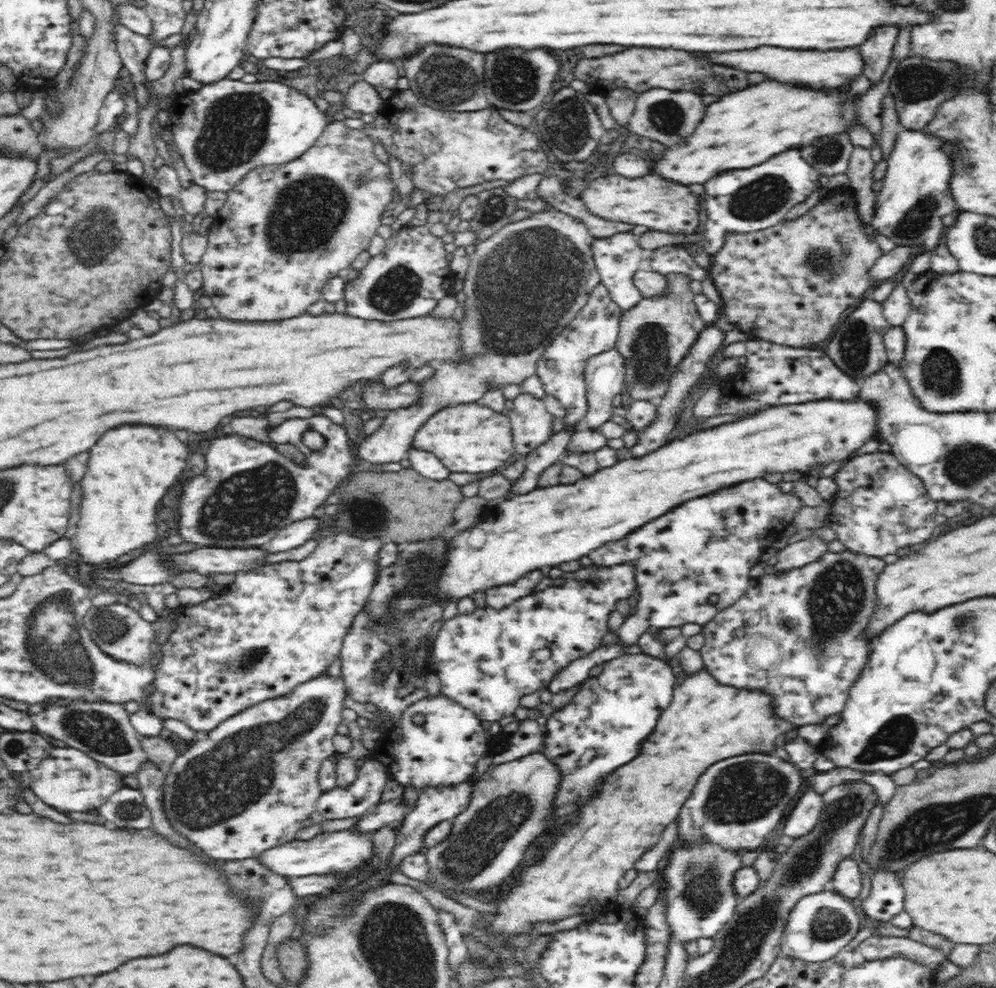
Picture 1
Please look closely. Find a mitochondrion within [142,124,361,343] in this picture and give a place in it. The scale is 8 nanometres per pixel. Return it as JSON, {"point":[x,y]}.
{"point":[305,216]}

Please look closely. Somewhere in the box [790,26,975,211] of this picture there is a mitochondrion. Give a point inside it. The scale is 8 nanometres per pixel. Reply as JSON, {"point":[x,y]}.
{"point":[916,82]}

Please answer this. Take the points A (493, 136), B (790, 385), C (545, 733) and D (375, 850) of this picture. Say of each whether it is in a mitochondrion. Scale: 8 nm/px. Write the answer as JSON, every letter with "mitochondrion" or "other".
{"A":"other","B":"other","C":"other","D":"other"}

